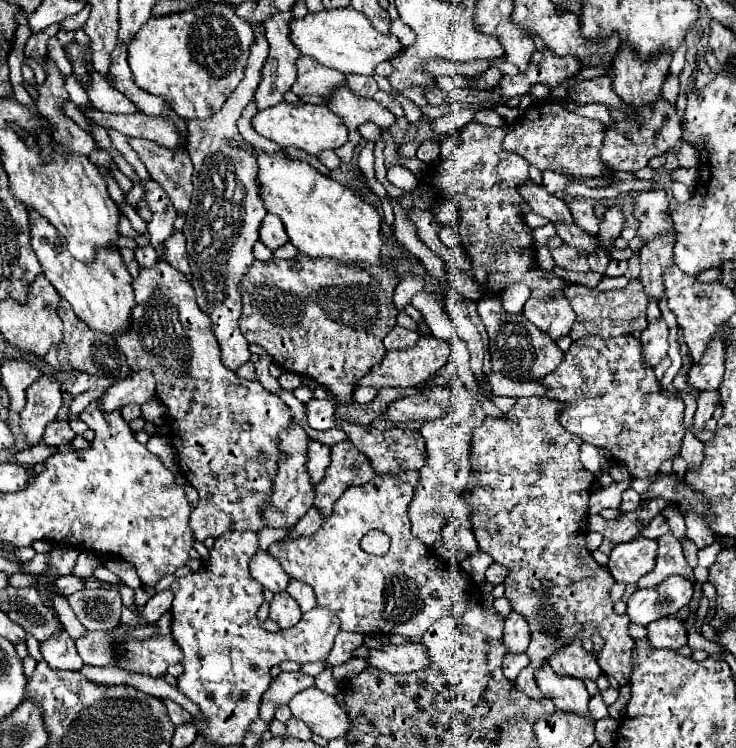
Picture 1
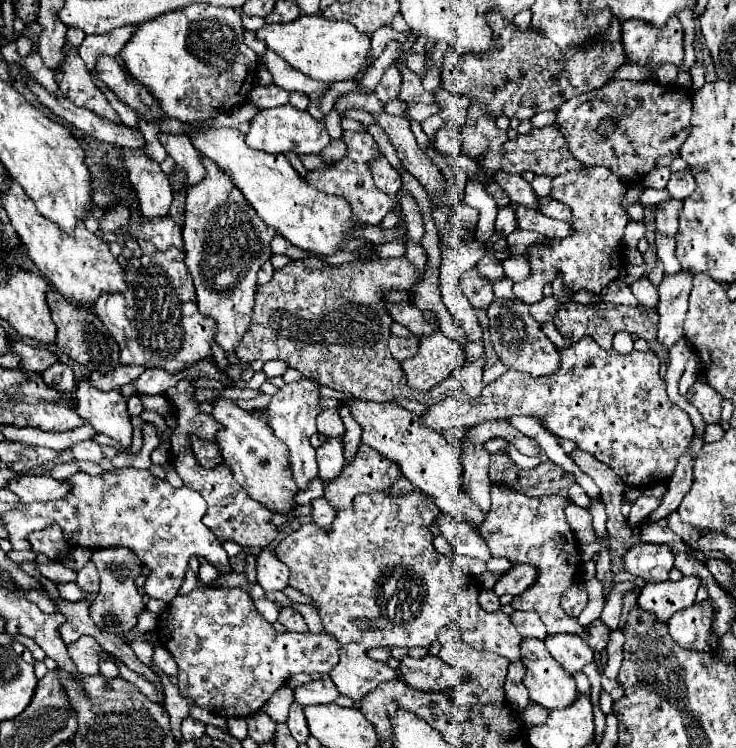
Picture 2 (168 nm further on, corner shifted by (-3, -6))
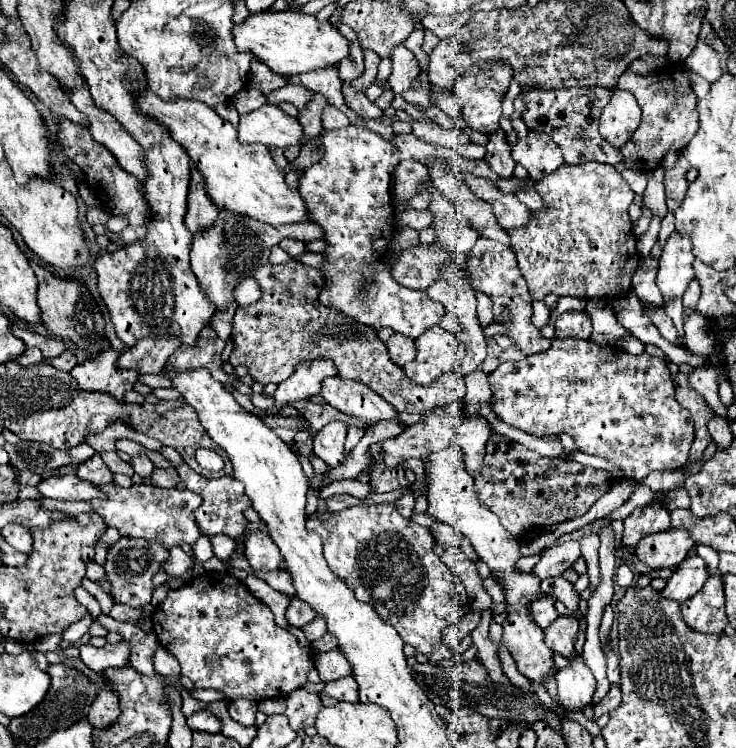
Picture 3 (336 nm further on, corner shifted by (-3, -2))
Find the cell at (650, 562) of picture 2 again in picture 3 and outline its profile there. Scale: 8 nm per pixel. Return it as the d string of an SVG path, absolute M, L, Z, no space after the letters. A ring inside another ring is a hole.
M668 529L646 535L636 547L636 555L648 567L678 567L686 559L686 553L692 545L694 543L688 531Z

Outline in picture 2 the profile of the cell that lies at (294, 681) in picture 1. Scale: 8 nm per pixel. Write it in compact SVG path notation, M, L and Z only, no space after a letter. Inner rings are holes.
M322 677L318 681L312 681L310 685L304 685L304 687L298 687L294 691L294 699L300 703L300 705L326 705L326 703L332 703L340 693L336 691L336 685L332 683L330 677Z

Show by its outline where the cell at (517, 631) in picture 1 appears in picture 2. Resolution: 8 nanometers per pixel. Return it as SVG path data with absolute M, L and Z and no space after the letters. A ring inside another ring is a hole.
M514 611L514 615L510 617L514 627L518 629L518 633L522 637L538 637L544 639L546 637L546 627L544 623L538 619L536 613L522 613L522 611Z

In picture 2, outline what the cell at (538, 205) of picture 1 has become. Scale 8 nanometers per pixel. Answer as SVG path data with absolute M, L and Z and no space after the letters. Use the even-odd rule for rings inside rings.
M496 171L494 173L494 181L508 193L508 197L524 207L534 207L540 209L540 205L536 203L536 195L530 187L530 183L526 179L522 179L522 175L512 175L506 171Z

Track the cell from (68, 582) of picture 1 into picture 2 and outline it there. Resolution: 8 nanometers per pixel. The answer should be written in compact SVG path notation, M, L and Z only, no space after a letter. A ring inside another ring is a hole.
M88 561L80 571L78 571L78 587L82 591L86 591L88 595L94 595L98 591L98 585L100 585L100 579L98 579L98 571L96 571L96 565L92 561Z

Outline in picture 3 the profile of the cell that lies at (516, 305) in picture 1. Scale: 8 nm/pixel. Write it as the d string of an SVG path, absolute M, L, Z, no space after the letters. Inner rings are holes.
M588 161L580 165L562 165L552 175L546 175L538 185L546 211L534 211L536 219L526 223L520 229L512 229L512 249L518 259L518 269L528 283L528 291L532 299L544 299L544 295L554 293L558 297L620 297L632 289L632 275L638 267L638 251L636 251L636 235L632 235L632 221L628 215L628 207L634 199L634 191L622 179L620 171L616 171L608 163Z

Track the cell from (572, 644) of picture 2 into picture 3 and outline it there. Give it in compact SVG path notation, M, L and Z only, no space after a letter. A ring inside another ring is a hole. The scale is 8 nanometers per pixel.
M560 615L544 633L546 633L544 641L552 651L568 659L574 655L574 645L578 637L578 619L576 617Z

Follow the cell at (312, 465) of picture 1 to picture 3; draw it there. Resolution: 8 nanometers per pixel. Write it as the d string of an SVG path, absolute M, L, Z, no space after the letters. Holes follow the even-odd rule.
M332 421L316 433L314 453L328 467L338 467L344 463L344 441L346 441L346 423Z

